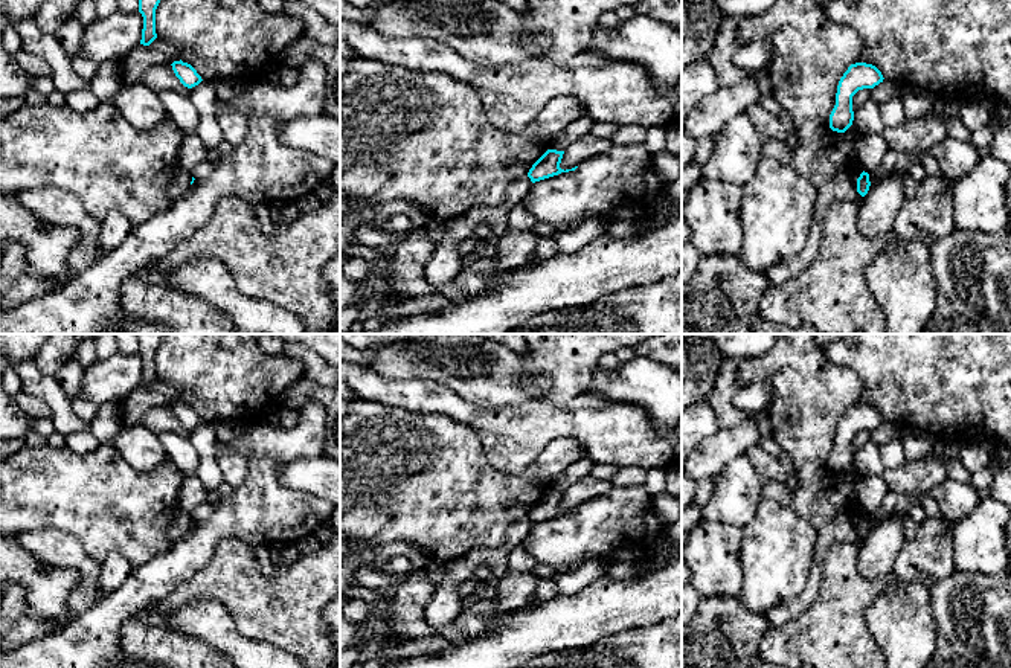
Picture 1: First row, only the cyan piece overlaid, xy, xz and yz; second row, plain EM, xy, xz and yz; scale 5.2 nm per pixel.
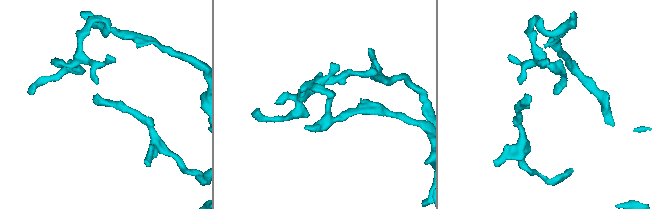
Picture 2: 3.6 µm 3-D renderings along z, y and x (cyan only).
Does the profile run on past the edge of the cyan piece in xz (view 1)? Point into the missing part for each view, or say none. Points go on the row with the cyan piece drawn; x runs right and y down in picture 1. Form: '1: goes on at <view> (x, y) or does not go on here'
1: does not go on here

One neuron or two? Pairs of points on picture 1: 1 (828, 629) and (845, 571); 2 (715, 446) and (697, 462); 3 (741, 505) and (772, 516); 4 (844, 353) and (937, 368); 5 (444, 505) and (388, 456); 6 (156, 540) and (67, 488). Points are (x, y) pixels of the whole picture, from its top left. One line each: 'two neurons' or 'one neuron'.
1: one neuron
2: one neuron
3: two neurons
4: one neuron
5: one neuron
6: one neuron

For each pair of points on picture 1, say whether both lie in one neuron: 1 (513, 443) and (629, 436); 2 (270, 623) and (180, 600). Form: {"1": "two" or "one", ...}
{"1": "one", "2": "one"}

